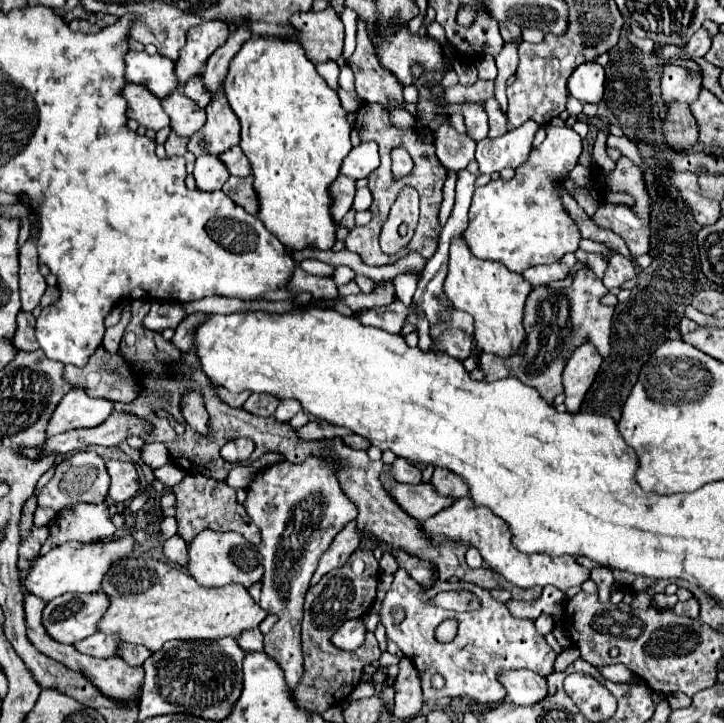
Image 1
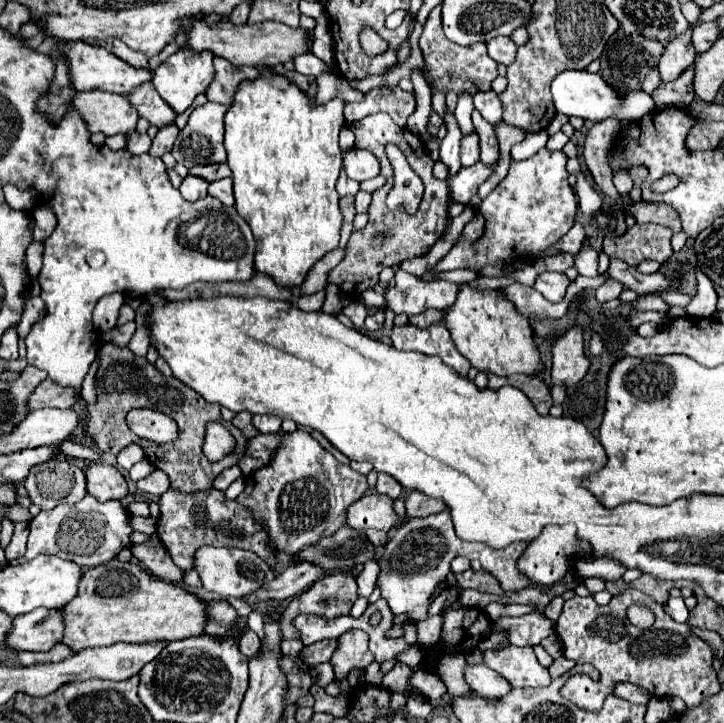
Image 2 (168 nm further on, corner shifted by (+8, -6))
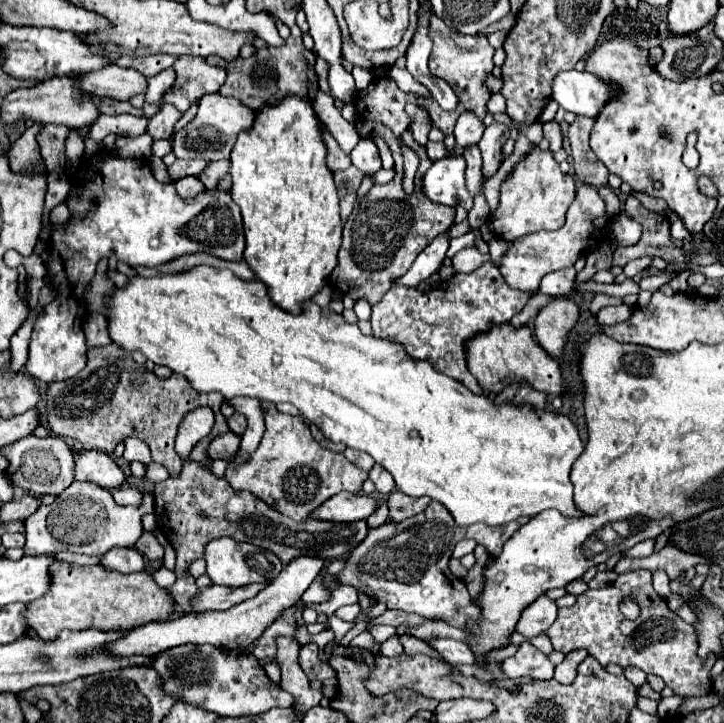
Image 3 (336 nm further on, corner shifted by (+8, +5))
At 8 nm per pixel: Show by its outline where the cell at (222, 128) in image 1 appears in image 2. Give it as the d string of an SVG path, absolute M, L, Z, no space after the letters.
M206 102L192 110L188 124L180 130L172 156L186 168L198 164L220 164L226 162L224 148L224 114L226 106Z

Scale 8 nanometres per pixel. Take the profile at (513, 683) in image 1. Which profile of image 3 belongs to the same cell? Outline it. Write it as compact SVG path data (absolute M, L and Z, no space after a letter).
M434 639L430 645L452 665L478 665L476 655L470 651L470 647L462 641L454 639Z

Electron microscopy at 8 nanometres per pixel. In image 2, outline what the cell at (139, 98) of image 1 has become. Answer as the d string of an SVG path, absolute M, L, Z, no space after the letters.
M76 92L66 112L70 110L78 112L92 134L102 132L104 136L132 132L140 118L124 96L108 92Z

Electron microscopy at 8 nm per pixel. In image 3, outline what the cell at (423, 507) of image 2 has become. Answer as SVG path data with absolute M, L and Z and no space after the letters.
M392 491L390 499L388 499L388 507L390 507L390 519L392 521L402 521L408 519L420 511L424 511L428 507L432 499L430 497L408 497L406 493L400 491Z

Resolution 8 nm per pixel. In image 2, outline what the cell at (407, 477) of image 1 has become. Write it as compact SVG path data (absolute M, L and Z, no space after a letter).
M378 474L378 482L376 482L376 492L382 496L388 496L392 500L396 500L402 494L400 484L396 484L396 480L392 480L392 476L384 476Z

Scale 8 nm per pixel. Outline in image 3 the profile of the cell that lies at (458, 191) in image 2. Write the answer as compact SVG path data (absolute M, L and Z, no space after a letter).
M450 155L434 161L434 165L426 171L422 183L424 193L434 203L442 203L448 207L464 207L472 209L472 195L466 189L464 181L464 165L466 161L458 155Z

